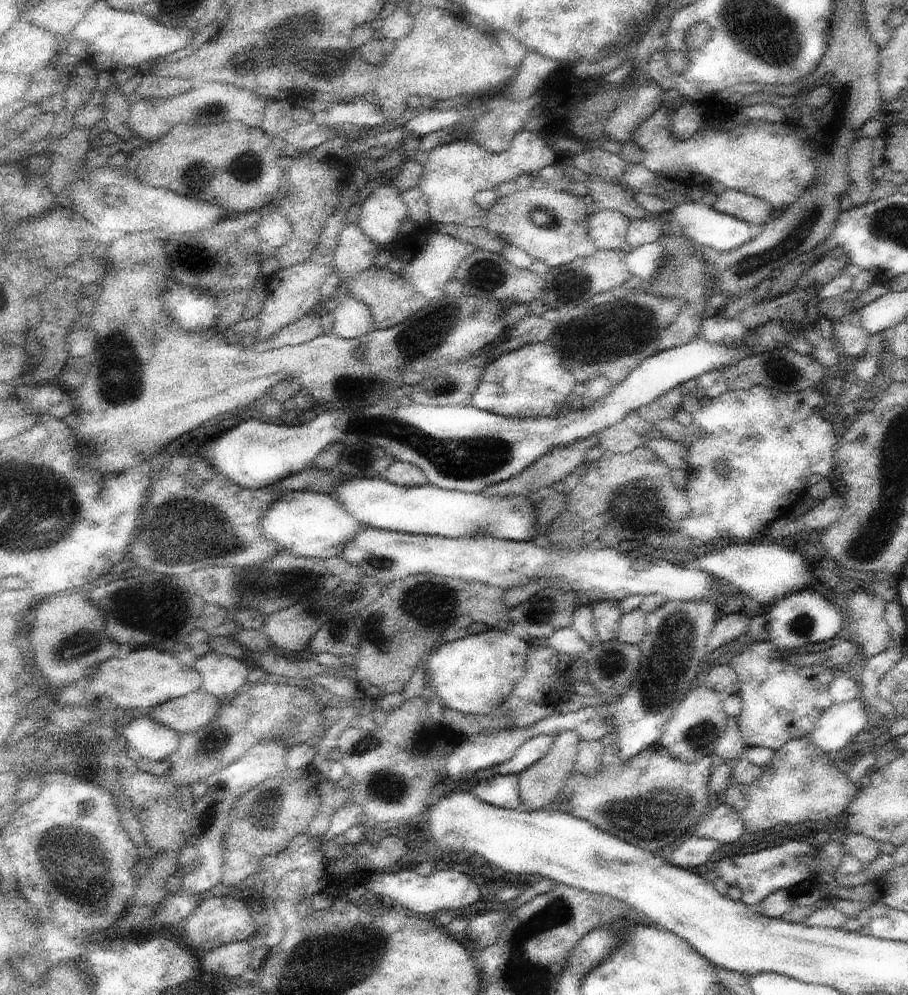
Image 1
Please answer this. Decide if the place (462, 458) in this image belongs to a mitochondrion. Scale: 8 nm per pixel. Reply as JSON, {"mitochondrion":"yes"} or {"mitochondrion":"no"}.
{"mitochondrion":"yes"}

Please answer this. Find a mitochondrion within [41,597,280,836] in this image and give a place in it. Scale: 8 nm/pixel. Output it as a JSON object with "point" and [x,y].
{"point":[83,643]}

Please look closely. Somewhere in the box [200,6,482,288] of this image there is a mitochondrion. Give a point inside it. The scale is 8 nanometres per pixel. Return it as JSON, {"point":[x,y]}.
{"point":[297,47]}

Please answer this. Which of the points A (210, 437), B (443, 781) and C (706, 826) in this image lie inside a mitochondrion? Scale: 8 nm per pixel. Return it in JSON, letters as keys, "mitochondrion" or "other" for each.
{"A":"other","B":"other","C":"other"}

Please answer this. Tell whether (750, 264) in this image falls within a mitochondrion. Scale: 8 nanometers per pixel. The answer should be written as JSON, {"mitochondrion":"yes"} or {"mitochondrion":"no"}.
{"mitochondrion":"yes"}

